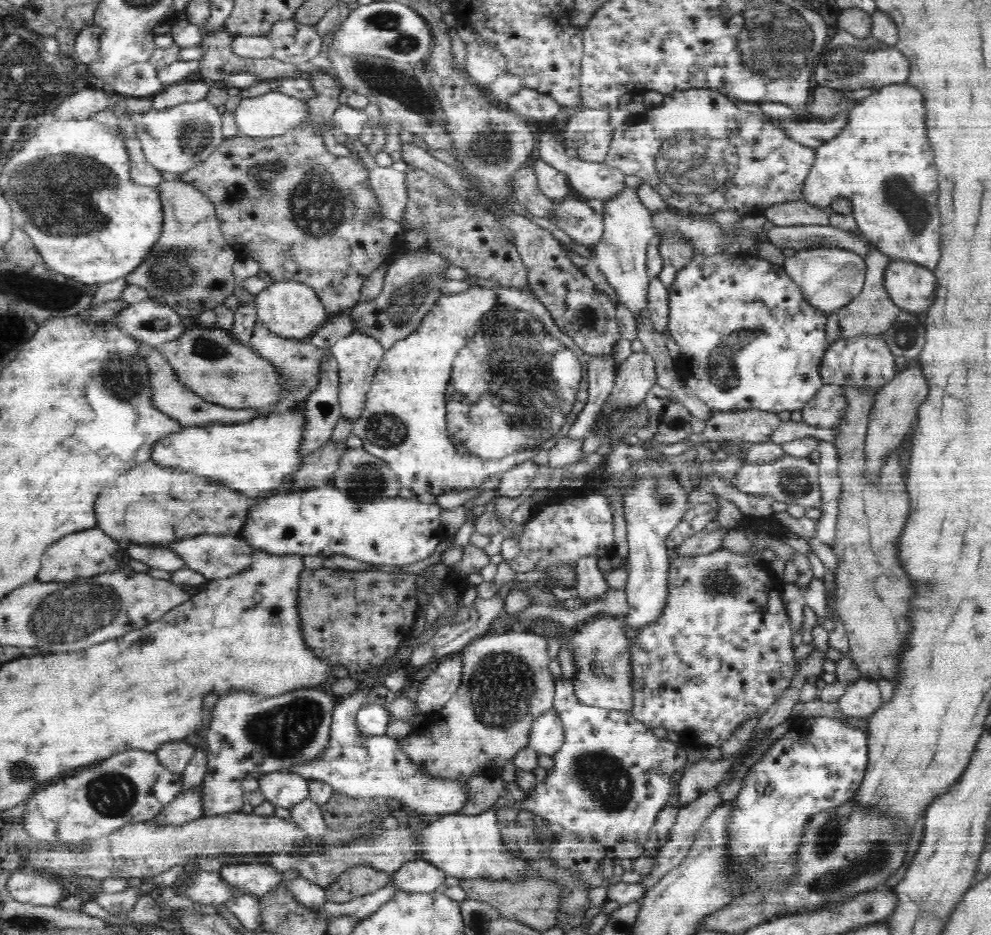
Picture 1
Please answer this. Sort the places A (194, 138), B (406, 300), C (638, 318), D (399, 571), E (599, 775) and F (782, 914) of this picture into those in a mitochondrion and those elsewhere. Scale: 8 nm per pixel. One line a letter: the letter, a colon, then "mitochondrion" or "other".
A: mitochondrion
B: mitochondrion
C: other
D: other
E: mitochondrion
F: other

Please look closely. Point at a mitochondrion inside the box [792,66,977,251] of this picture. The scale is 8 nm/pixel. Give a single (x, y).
(913, 206)

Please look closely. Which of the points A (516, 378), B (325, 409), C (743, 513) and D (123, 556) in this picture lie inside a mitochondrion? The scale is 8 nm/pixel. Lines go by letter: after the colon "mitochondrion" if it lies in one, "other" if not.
A: mitochondrion
B: other
C: other
D: other

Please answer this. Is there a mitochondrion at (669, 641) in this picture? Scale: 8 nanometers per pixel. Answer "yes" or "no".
no

